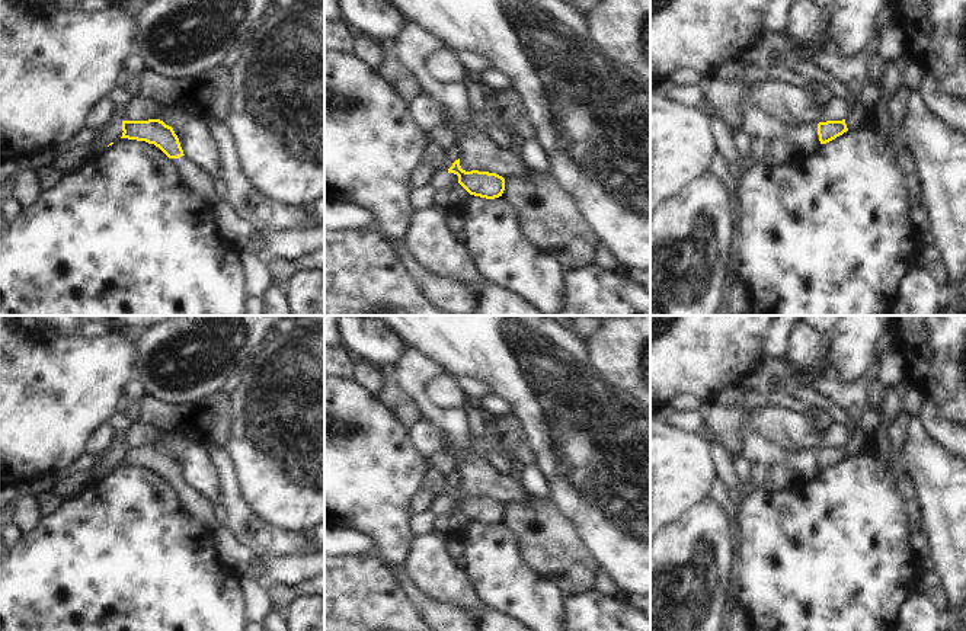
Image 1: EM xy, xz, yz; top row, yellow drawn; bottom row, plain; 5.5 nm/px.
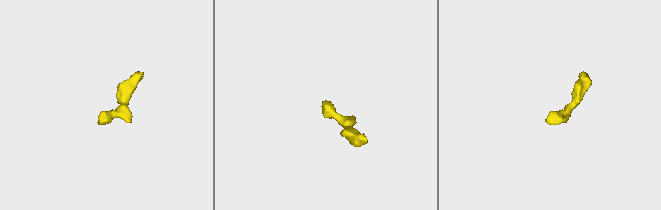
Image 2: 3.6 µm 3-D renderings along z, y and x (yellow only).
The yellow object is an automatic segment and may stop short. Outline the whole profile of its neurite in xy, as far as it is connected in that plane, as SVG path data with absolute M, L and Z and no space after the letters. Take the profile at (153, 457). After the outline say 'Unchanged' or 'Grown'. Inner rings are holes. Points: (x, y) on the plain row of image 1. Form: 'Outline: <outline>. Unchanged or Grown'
Outline: M160 445L122 446L122 457L121 464L154 470L172 484L179 503L195 522L208 531L214 531L220 525L212 515L211 502L183 480L172 452Z. Grown

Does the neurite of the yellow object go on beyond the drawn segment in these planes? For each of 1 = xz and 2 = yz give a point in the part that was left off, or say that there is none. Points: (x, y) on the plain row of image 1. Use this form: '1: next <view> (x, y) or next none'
1: next none
2: next none

